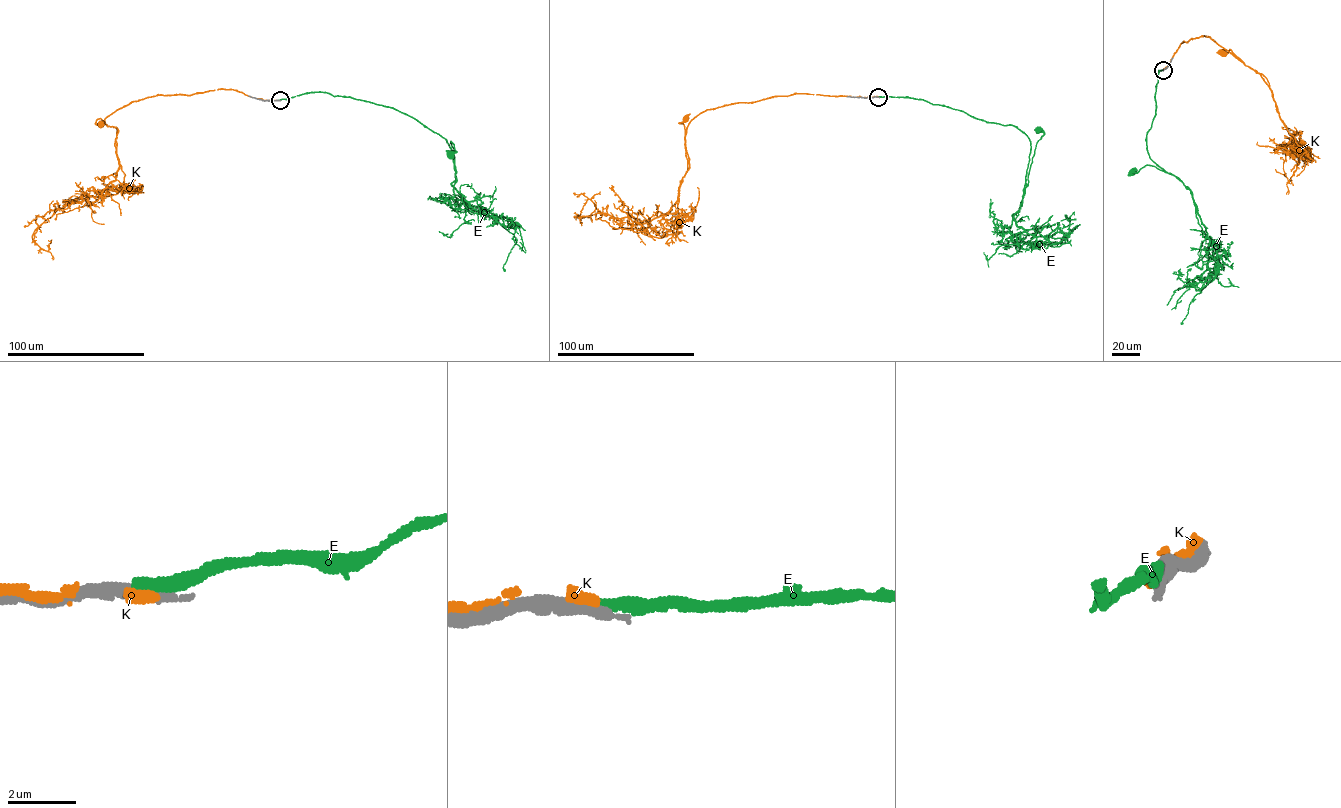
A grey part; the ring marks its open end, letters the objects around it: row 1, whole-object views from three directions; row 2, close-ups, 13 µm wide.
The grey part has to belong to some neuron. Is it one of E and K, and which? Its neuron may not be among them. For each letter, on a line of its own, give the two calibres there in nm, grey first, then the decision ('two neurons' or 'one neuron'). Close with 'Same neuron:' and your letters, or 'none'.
E: 460/420 nm | two neurons
K: 340/360 nm | two neurons
Same neuron: none

